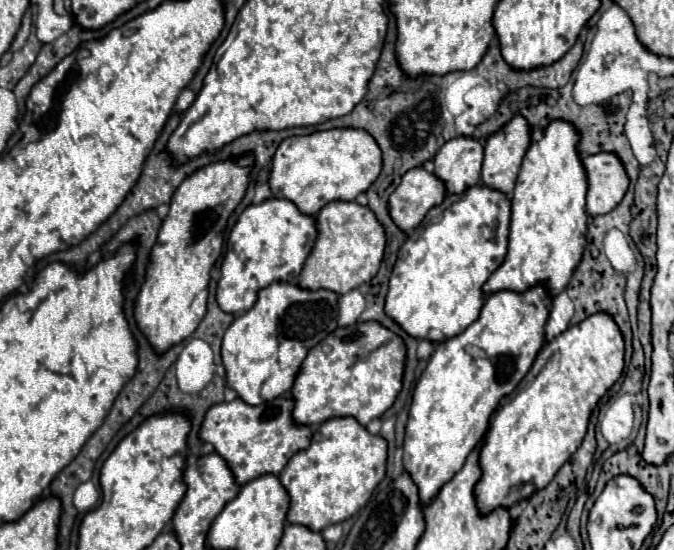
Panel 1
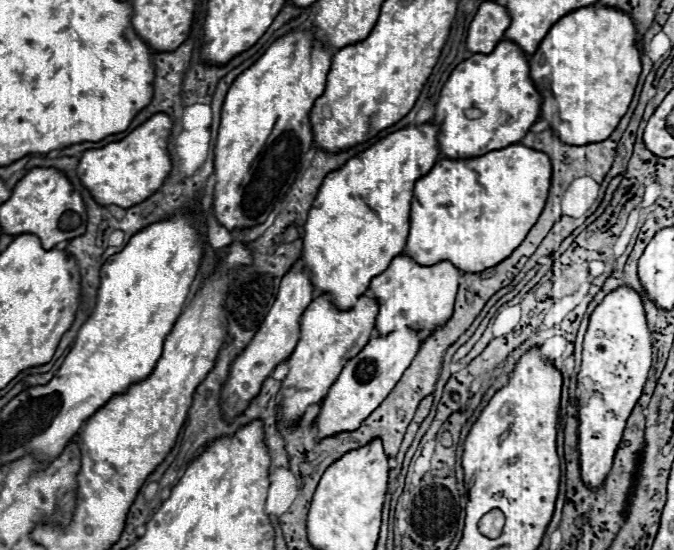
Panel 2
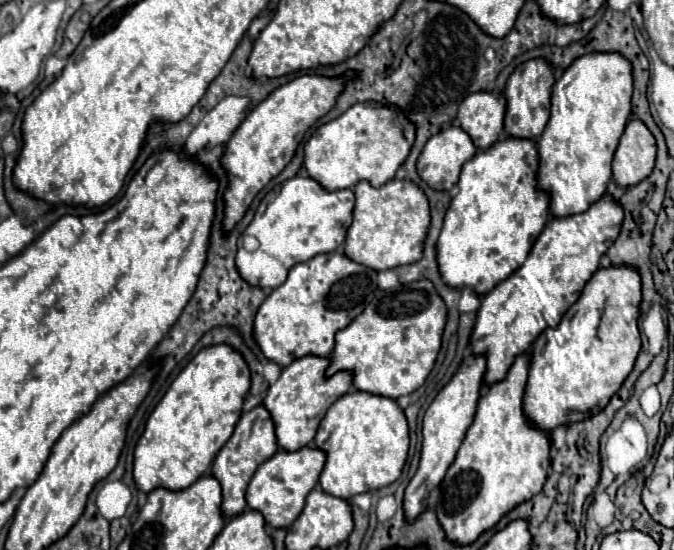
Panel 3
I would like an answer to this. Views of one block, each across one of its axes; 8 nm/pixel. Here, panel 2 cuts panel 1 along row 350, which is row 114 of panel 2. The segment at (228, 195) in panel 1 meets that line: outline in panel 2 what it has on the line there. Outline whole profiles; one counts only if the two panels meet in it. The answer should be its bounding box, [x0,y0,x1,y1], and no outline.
[76,114,172,208]

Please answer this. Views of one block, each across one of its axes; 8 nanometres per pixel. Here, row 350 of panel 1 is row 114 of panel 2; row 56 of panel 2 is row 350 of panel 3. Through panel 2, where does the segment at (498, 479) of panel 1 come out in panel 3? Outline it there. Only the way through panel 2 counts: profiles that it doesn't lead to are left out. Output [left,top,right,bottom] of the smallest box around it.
[522,268,640,432]

